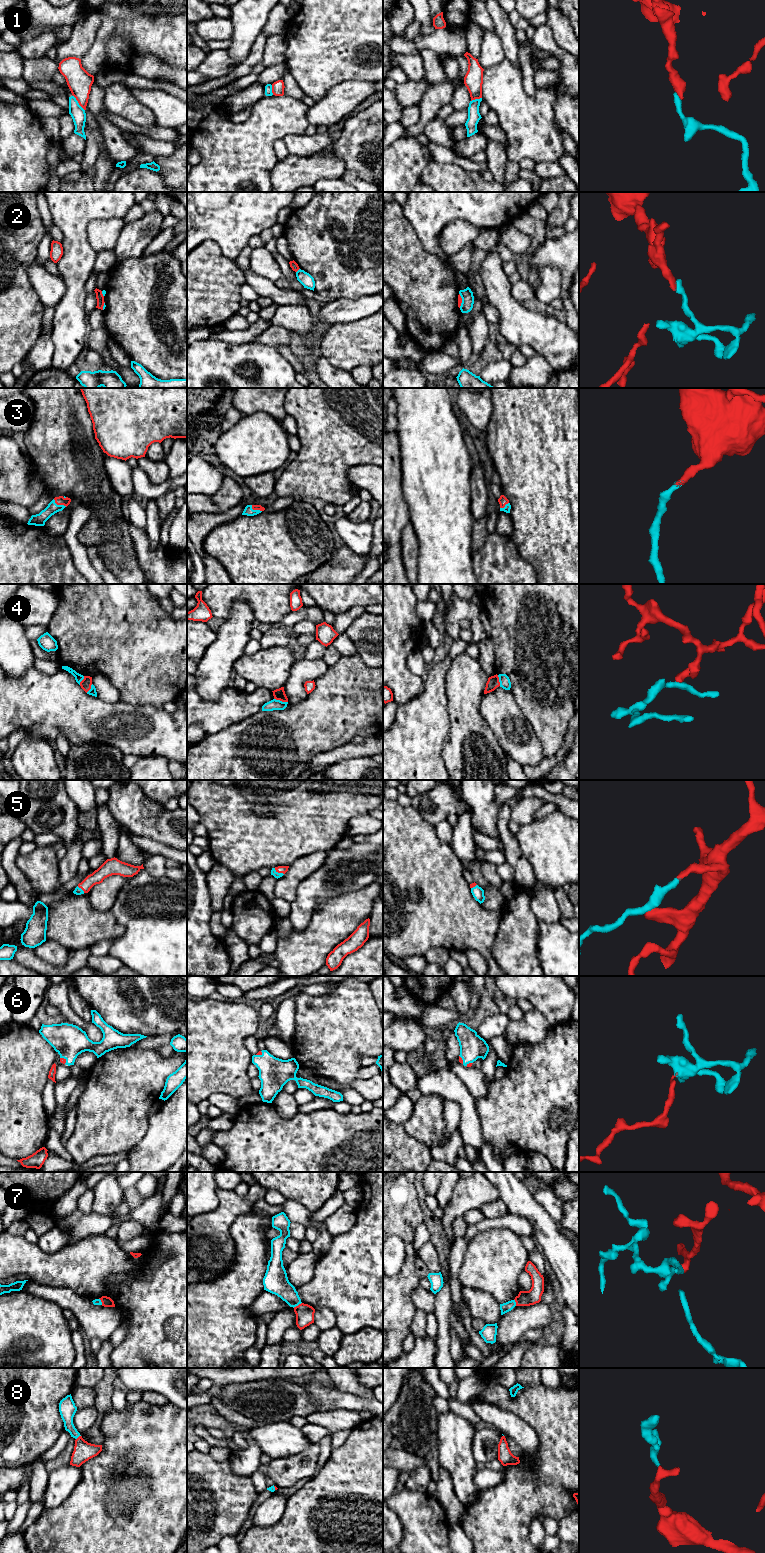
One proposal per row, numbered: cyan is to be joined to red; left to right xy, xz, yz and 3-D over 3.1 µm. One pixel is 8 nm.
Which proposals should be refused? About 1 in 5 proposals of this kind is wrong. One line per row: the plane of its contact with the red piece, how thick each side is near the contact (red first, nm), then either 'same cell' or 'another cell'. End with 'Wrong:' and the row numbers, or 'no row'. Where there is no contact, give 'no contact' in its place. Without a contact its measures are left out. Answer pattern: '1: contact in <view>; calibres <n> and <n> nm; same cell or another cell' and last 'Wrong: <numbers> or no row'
1: contact in xy; calibres 200 and 120 nm; another cell
2: contact in xz; calibres 60 and 100 nm; another cell
3: contact in xy; calibres 70 and 100 nm; same cell
4: contact in xz; calibres 100 and 90 nm; another cell
5: contact in xz; calibres 60 and 50 nm; same cell
6: contact in xy; calibres 50 and 260 nm; same cell
7: contact in xz; calibres 140 and 180 nm; another cell
8: contact in xy; calibres 160 and 140 nm; same cell
Wrong: 1, 2, 4, 7

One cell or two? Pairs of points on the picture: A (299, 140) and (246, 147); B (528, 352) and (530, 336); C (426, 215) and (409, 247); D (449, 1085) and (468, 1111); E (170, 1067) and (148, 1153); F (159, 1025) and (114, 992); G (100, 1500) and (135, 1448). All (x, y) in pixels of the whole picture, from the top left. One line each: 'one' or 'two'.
A: two
B: two
C: two
D: one
E: two
F: one
G: one

